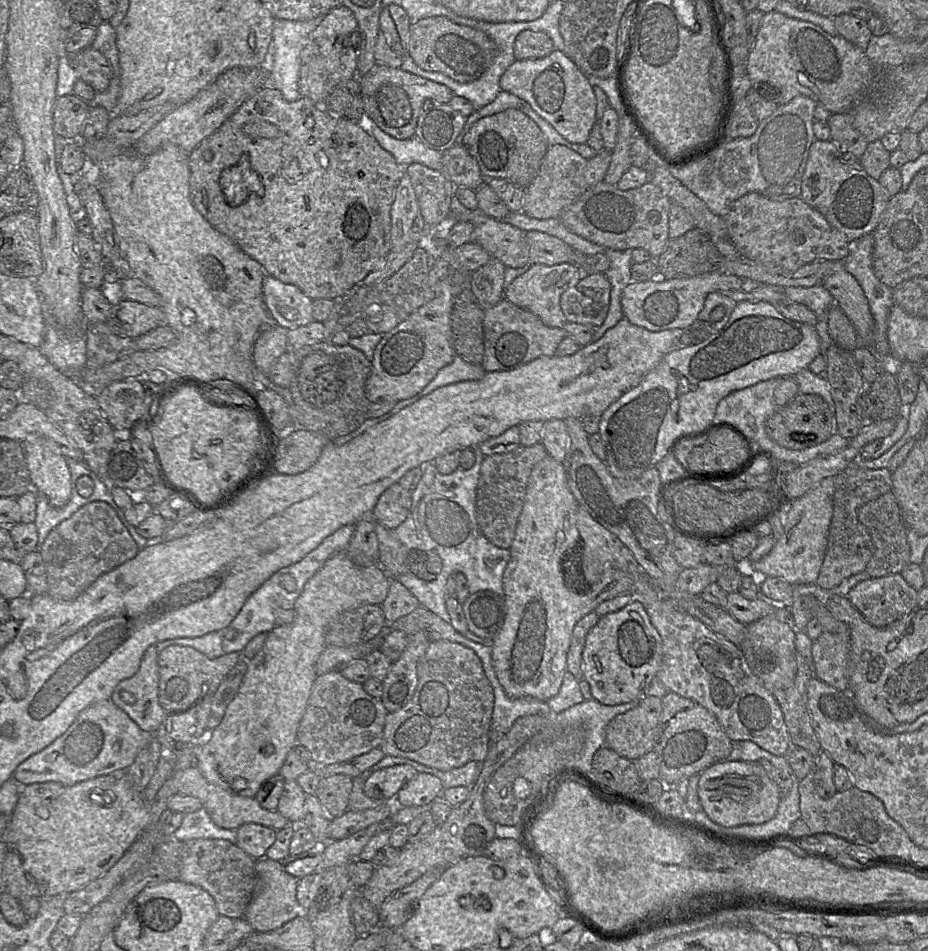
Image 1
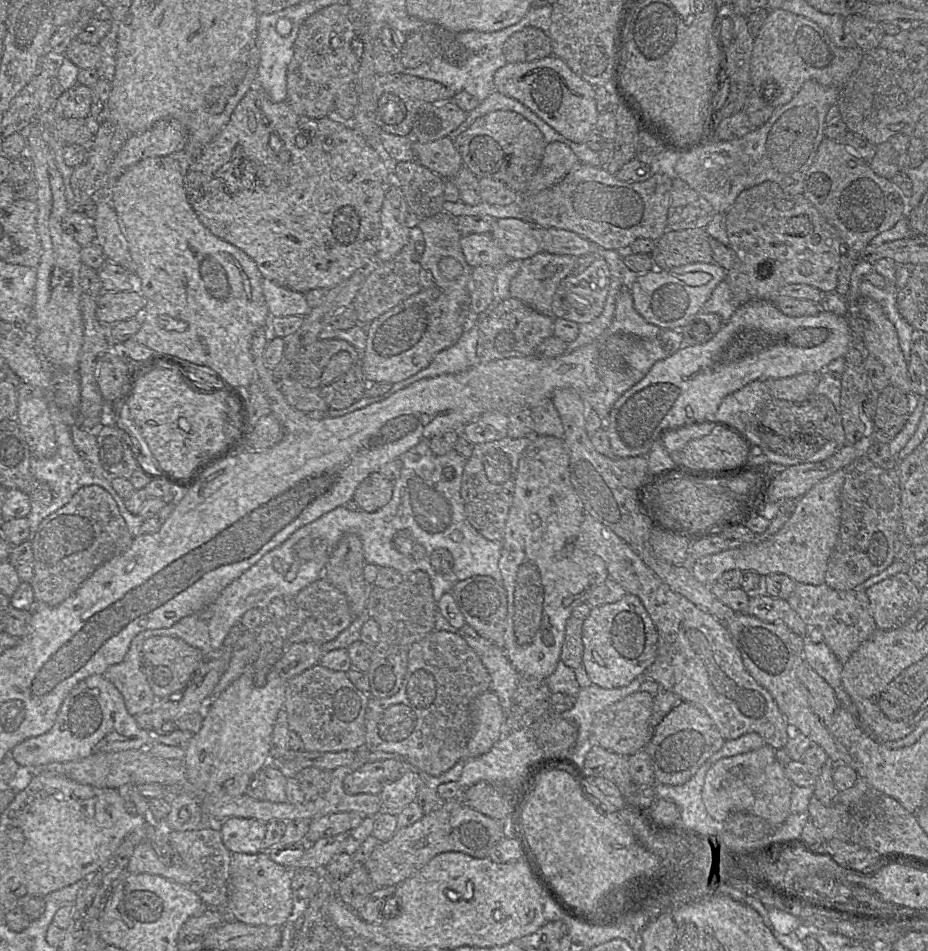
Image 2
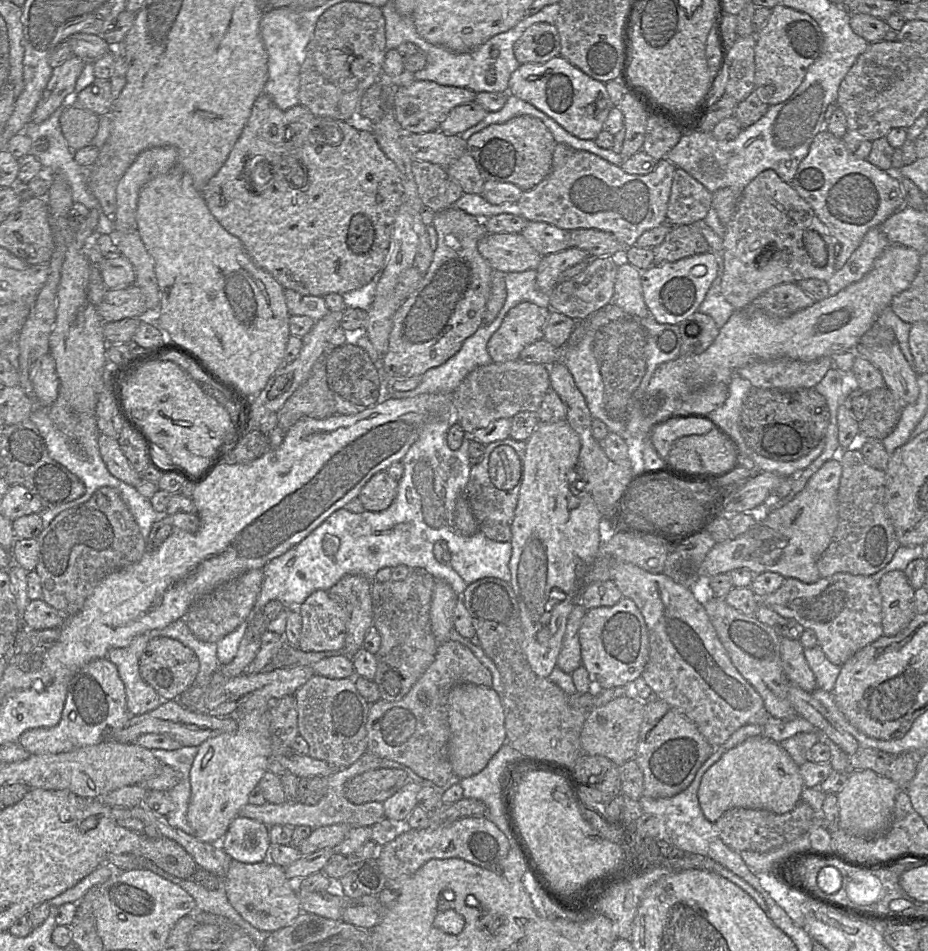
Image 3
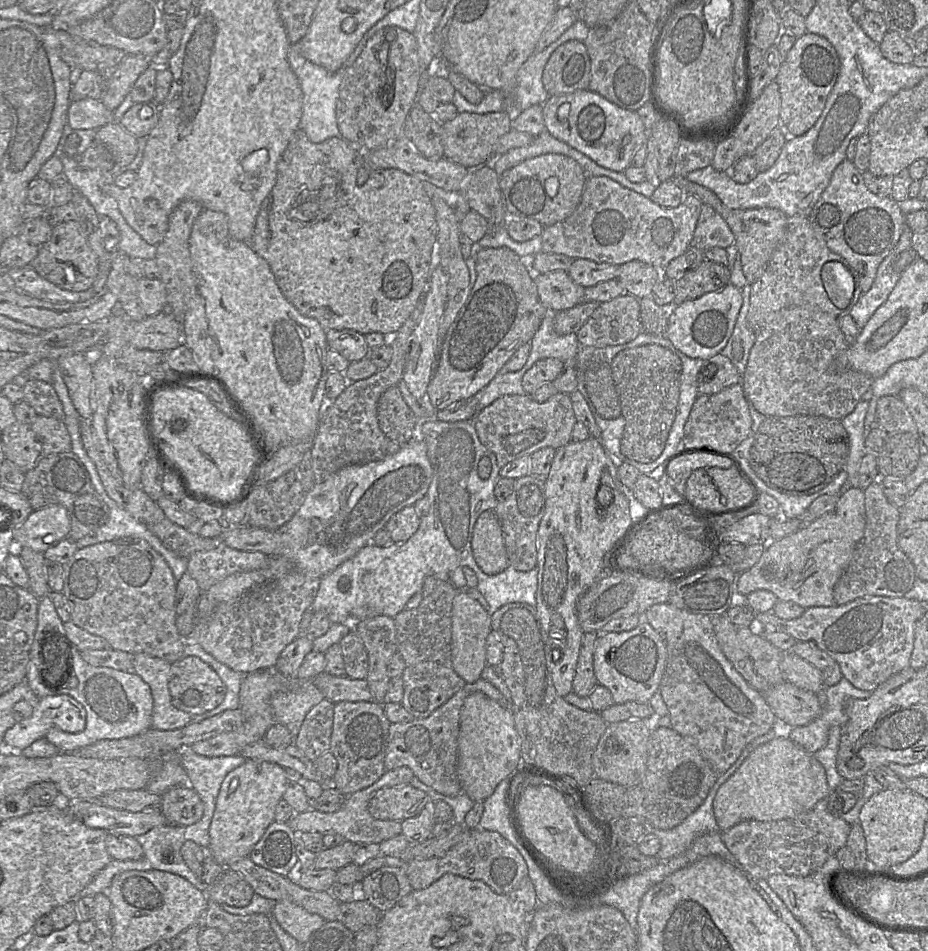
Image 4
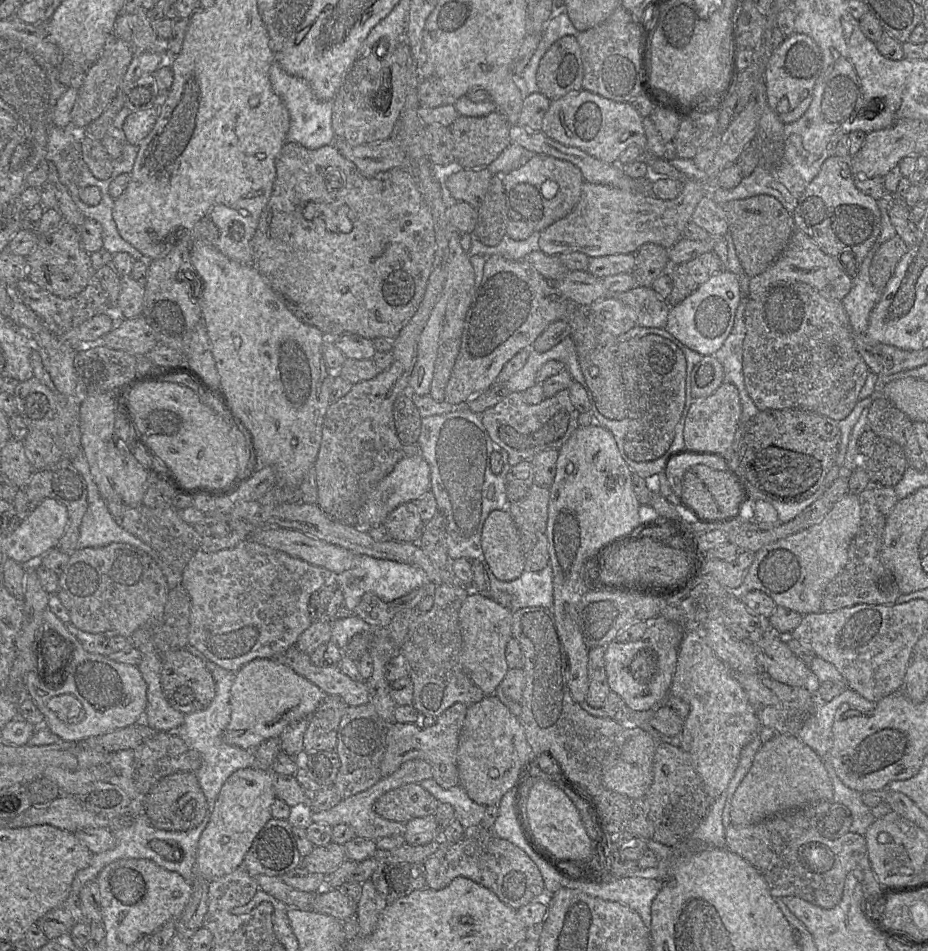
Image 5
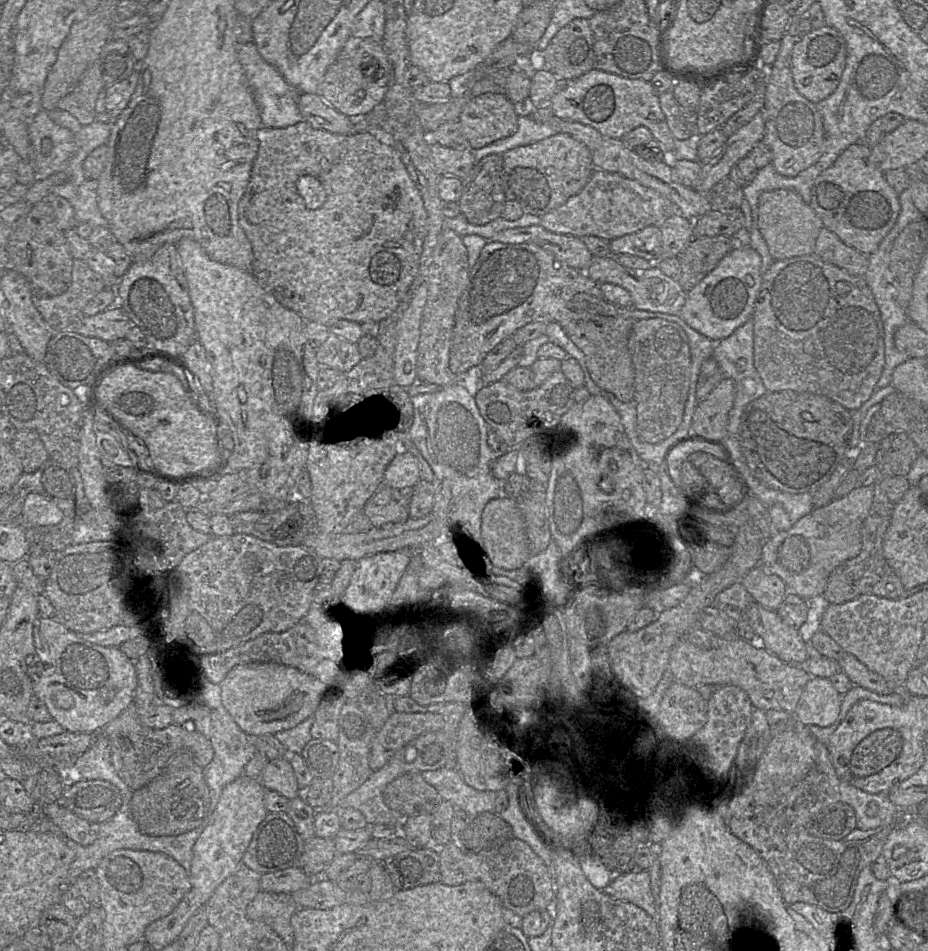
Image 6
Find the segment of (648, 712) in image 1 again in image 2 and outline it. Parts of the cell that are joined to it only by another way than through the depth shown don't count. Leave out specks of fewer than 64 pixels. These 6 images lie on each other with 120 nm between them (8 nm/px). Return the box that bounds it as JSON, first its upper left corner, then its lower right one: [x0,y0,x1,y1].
[592,692,654,757]

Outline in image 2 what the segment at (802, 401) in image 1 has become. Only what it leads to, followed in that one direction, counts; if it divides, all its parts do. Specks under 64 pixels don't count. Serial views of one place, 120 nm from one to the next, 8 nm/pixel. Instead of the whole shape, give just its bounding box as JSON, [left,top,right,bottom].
[755,393,845,458]

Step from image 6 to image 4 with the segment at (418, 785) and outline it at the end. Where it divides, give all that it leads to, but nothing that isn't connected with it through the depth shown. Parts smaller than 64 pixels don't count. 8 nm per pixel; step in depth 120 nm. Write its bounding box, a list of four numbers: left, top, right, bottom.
[368,783,434,820]

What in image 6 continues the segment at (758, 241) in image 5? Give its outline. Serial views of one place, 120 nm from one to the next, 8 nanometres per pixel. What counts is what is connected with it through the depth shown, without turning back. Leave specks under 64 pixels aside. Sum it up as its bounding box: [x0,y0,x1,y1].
[758,189,823,260]

